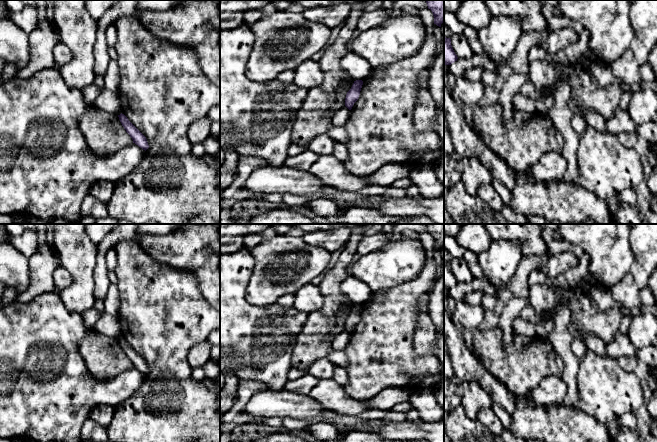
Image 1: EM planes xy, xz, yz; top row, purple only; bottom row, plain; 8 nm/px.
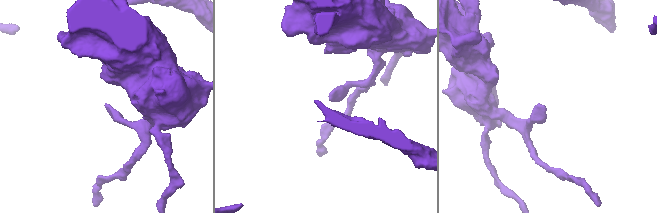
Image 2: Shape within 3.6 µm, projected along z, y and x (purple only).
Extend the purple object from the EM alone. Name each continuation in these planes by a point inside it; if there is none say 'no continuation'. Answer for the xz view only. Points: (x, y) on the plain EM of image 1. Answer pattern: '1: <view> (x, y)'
no continuation

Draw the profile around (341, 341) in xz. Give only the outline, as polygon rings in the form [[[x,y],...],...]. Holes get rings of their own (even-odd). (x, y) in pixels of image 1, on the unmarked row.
[[[345,330],[337,335],[332,343],[332,348],[337,351],[344,351],[350,340],[350,334]]]

